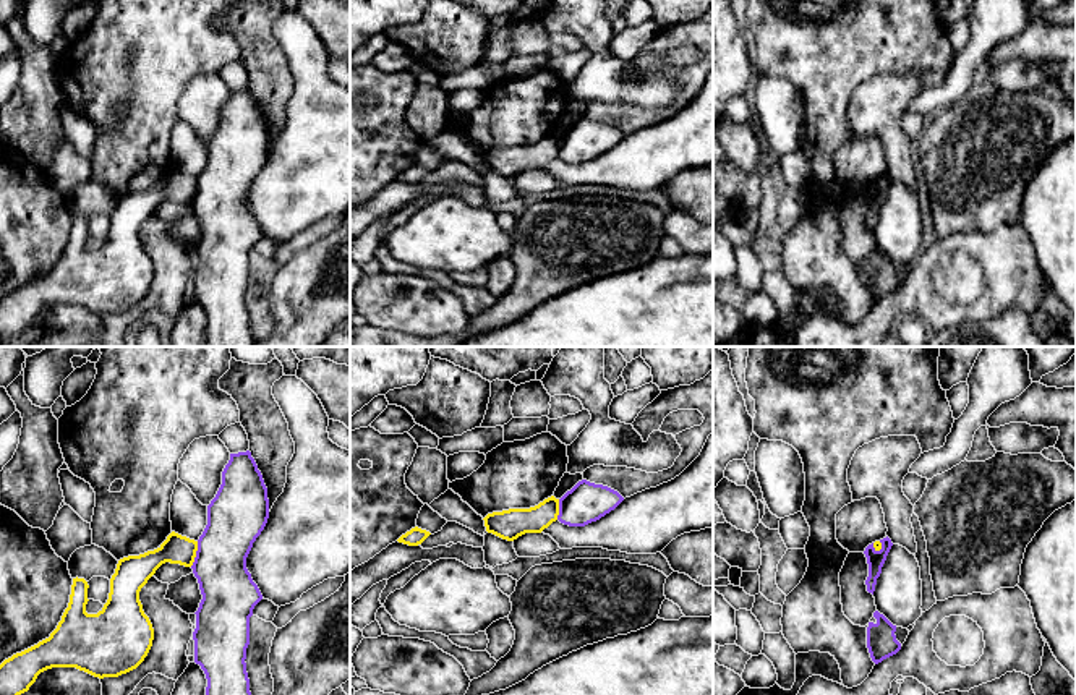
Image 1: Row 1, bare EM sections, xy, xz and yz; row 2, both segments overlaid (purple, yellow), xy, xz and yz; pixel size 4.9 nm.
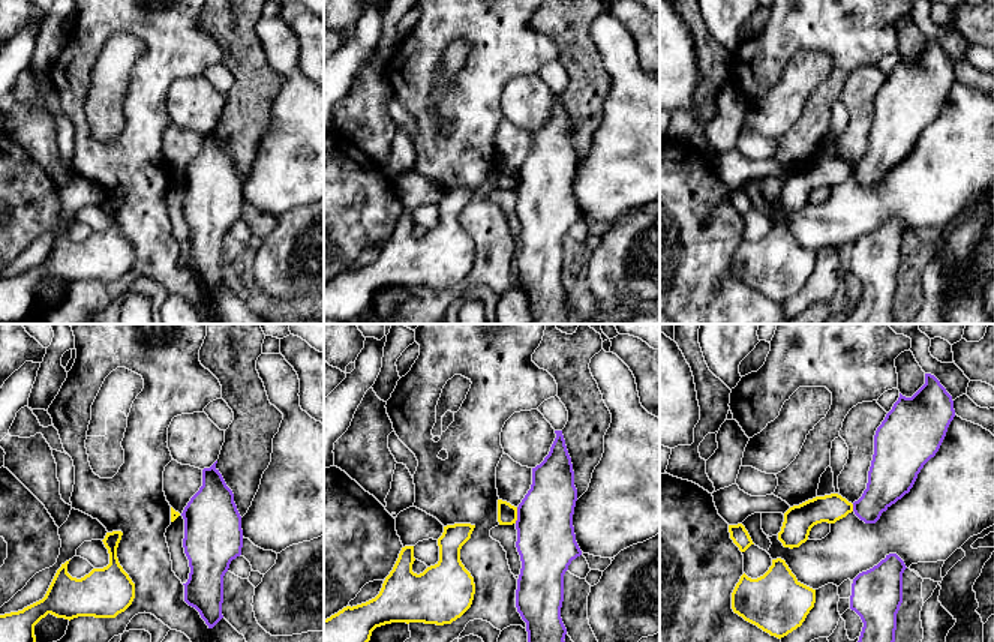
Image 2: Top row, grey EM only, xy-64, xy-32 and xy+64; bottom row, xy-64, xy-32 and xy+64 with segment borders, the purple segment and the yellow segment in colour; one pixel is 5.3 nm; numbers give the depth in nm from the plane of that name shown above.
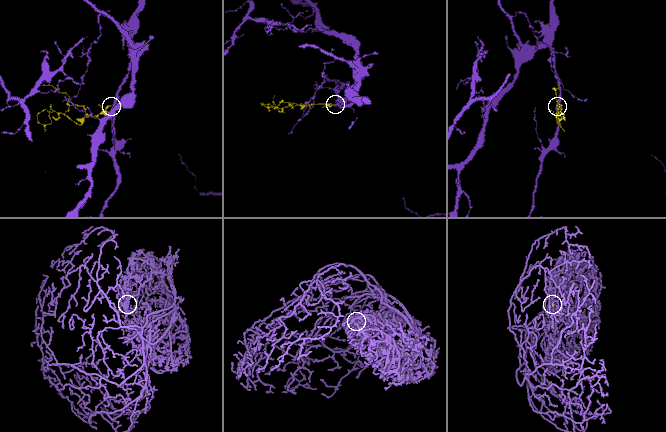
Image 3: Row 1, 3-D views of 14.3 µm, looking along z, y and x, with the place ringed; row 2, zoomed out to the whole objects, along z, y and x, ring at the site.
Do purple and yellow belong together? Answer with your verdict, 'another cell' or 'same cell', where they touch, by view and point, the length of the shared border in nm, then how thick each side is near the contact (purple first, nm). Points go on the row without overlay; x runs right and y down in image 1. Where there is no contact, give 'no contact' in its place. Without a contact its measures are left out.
another cell | xy (196, 191) | 130 nm | 280/140 nm

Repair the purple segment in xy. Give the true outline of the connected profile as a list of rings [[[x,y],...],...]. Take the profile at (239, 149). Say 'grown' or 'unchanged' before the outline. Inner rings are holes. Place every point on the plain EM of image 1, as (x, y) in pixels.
unchanged | [[[251,89],[230,91],[222,109],[222,122],[207,143],[207,162],[198,177],[191,203],[203,232],[194,249],[193,269],[194,300],[201,303],[207,316],[201,347],[254,347],[245,296],[250,282],[250,254],[263,232],[246,206],[246,194],[267,156],[267,125]]]

